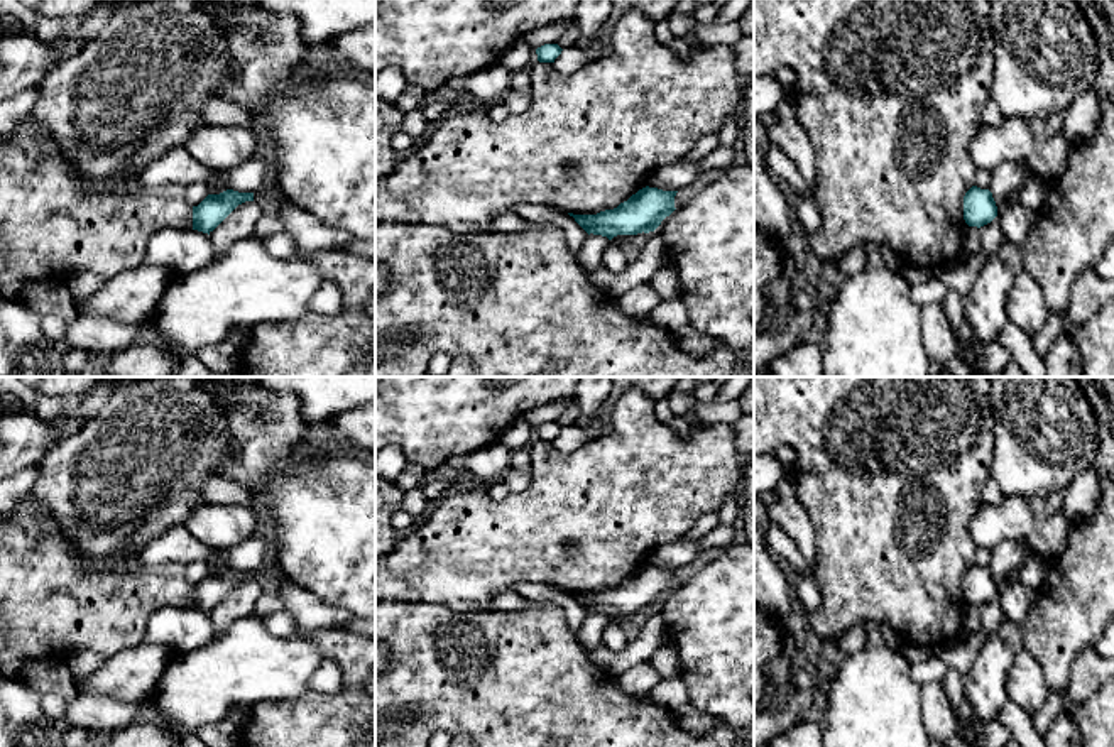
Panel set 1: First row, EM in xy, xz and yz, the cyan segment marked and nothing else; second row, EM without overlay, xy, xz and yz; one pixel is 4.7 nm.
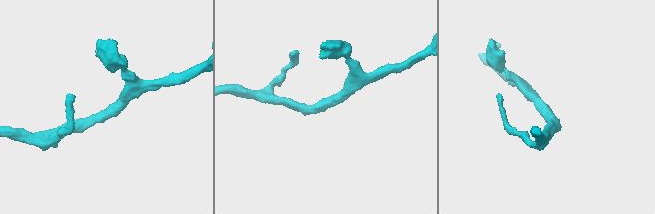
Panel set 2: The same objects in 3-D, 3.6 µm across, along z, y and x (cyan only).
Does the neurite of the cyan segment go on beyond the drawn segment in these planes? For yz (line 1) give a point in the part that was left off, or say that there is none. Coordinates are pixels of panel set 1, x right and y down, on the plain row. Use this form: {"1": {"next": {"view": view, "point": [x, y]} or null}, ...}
{"1": {"next": null}}

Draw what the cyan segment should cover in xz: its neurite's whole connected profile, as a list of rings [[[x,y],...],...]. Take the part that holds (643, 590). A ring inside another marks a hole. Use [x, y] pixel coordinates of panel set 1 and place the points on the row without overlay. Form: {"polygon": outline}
{"polygon": [[[642,566],[614,588],[597,593],[573,593],[575,600],[590,613],[602,613],[612,619],[617,613],[637,613],[654,610],[674,586],[678,570]]]}

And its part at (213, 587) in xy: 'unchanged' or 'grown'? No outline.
unchanged

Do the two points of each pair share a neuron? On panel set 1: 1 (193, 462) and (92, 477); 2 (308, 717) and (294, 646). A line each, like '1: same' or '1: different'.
1: same
2: different

